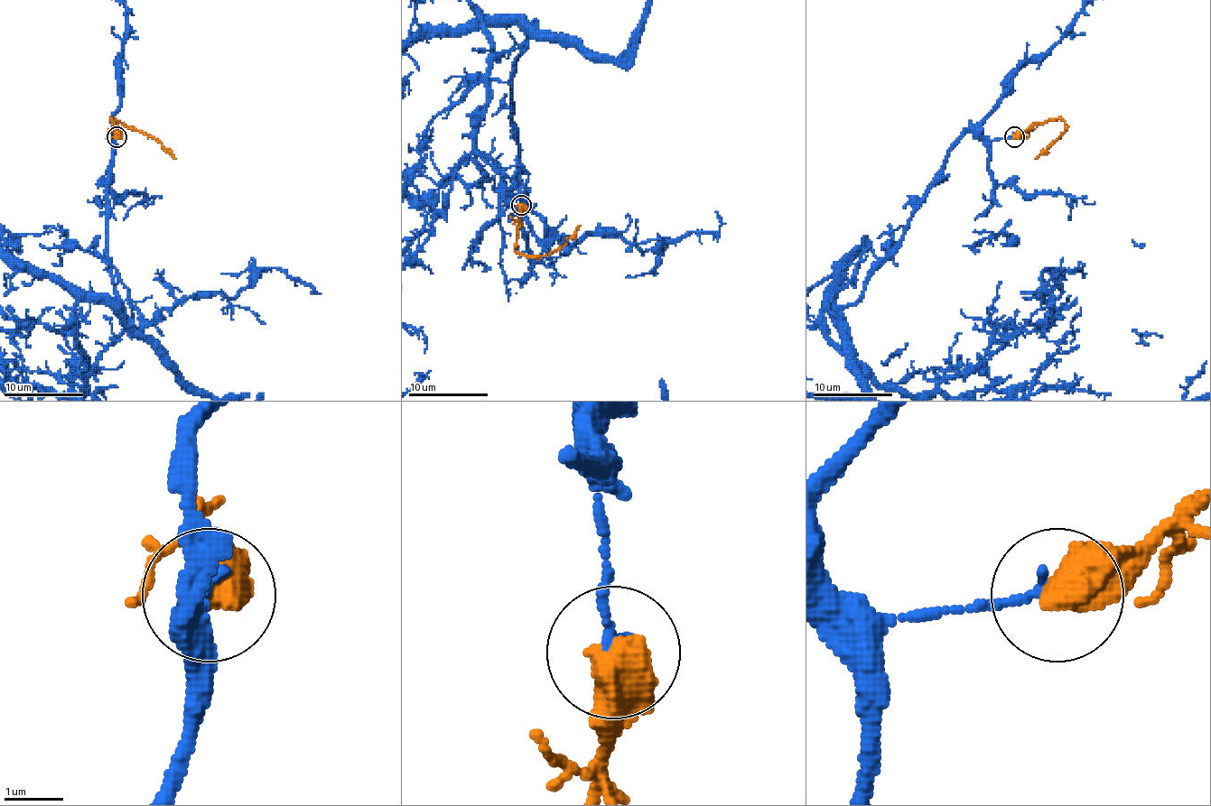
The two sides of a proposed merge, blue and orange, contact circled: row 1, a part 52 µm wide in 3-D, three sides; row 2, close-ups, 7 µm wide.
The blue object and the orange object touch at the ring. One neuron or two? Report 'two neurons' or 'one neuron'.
two neurons

